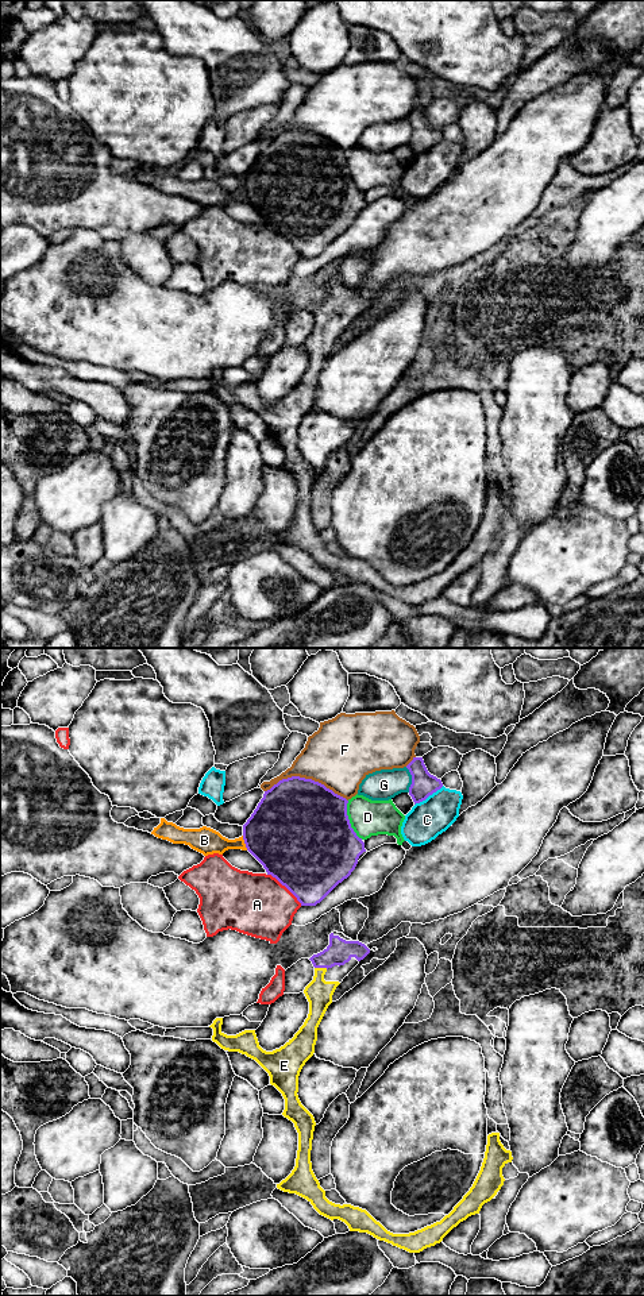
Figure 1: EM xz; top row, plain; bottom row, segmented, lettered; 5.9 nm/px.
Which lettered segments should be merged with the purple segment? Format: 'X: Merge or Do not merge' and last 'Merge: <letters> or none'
A: Do not merge
B: Do not merge
C: Do not merge
D: Do not merge
E: Merge
F: Do not merge
G: Do not merge
Merge: E

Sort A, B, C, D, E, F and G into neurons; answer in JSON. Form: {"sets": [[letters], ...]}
{"sets": [["A"], ["B"], ["C"], ["D"], ["E"], ["F"], ["G"]]}

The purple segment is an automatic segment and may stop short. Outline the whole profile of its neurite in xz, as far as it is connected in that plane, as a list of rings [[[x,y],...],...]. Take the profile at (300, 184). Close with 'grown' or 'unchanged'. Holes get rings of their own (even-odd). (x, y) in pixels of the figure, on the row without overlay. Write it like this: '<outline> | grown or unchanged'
[[[292,128],[279,132],[265,143],[257,161],[243,177],[243,192],[247,202],[263,217],[267,227],[275,230],[297,250],[301,258],[320,255],[339,235],[351,227],[359,208],[366,204],[365,194],[351,180],[347,155],[346,150],[319,134]]] | unchanged

